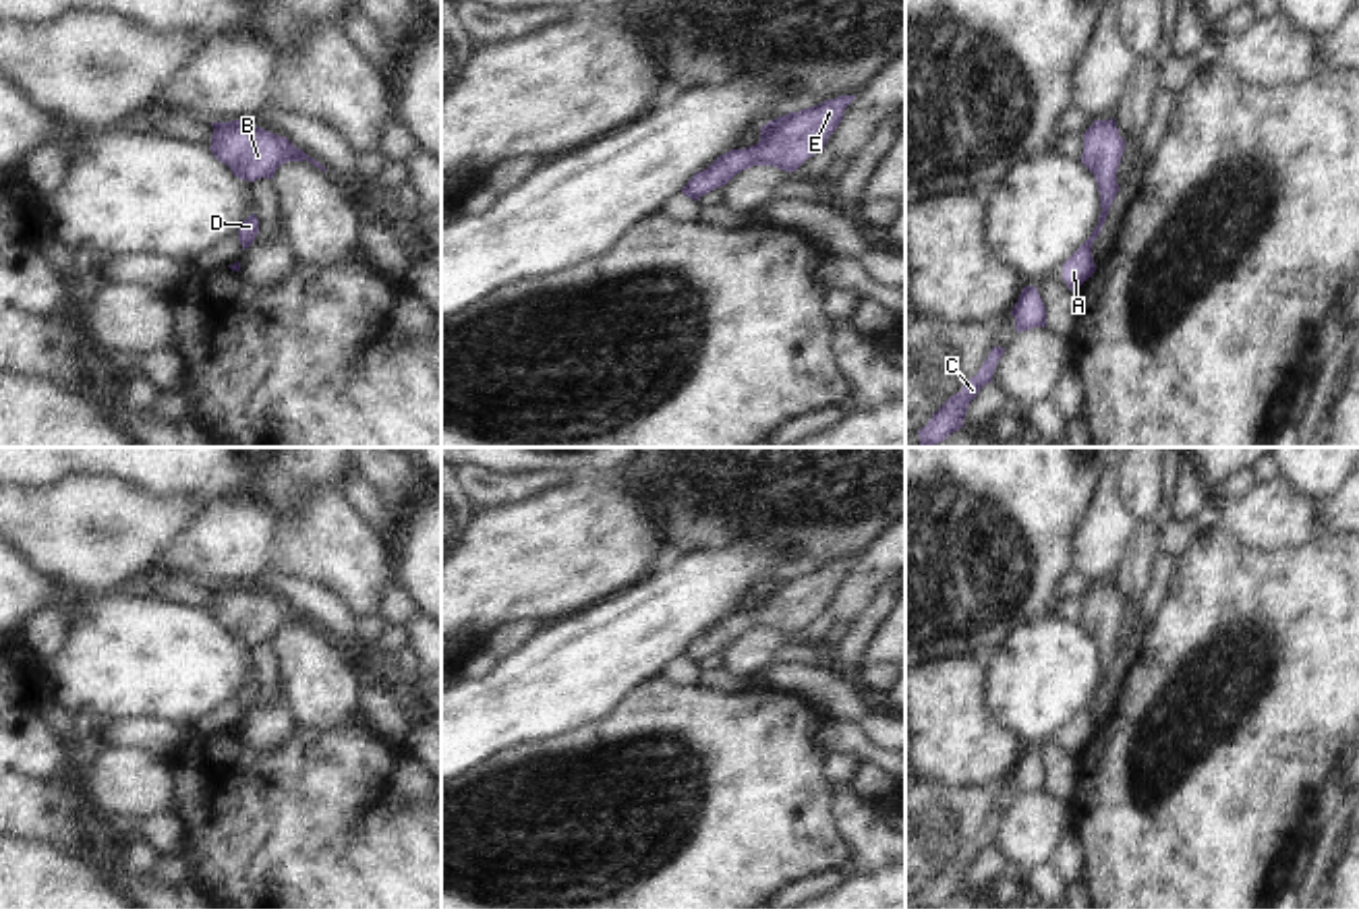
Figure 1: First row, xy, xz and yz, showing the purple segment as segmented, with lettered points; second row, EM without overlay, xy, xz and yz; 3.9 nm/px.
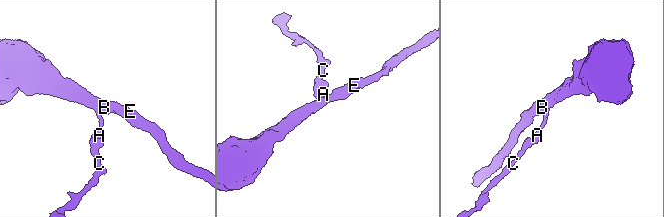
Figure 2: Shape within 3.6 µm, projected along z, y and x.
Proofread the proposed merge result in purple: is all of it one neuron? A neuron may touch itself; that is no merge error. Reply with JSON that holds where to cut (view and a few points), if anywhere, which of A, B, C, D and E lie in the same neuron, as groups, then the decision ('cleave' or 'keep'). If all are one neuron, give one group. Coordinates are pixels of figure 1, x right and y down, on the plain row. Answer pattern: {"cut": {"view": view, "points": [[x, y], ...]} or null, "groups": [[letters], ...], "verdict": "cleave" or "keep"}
{"cut": null, "groups": [["A", "B", "C", "D", "E"]], "verdict": "keep"}

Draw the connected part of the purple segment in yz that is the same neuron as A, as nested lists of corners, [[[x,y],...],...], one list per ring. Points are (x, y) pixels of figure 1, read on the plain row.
[[[1115,582],[1094,584],[1094,588],[1083,596],[1083,617],[1079,623],[1096,642],[1102,675],[1092,700],[1063,727],[1063,743],[1071,756],[1075,756],[1096,735],[1092,706],[1098,702],[1108,673],[1121,652],[1117,648],[1117,634],[1125,609],[1127,607],[1119,598]]]

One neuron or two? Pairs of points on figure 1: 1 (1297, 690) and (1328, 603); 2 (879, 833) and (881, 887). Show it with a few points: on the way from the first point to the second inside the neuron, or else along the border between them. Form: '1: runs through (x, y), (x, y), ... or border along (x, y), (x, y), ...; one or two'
1: runs through (1297, 669), (1297, 659), (1328, 624); one
2: border along (883, 868), (854, 872); two

